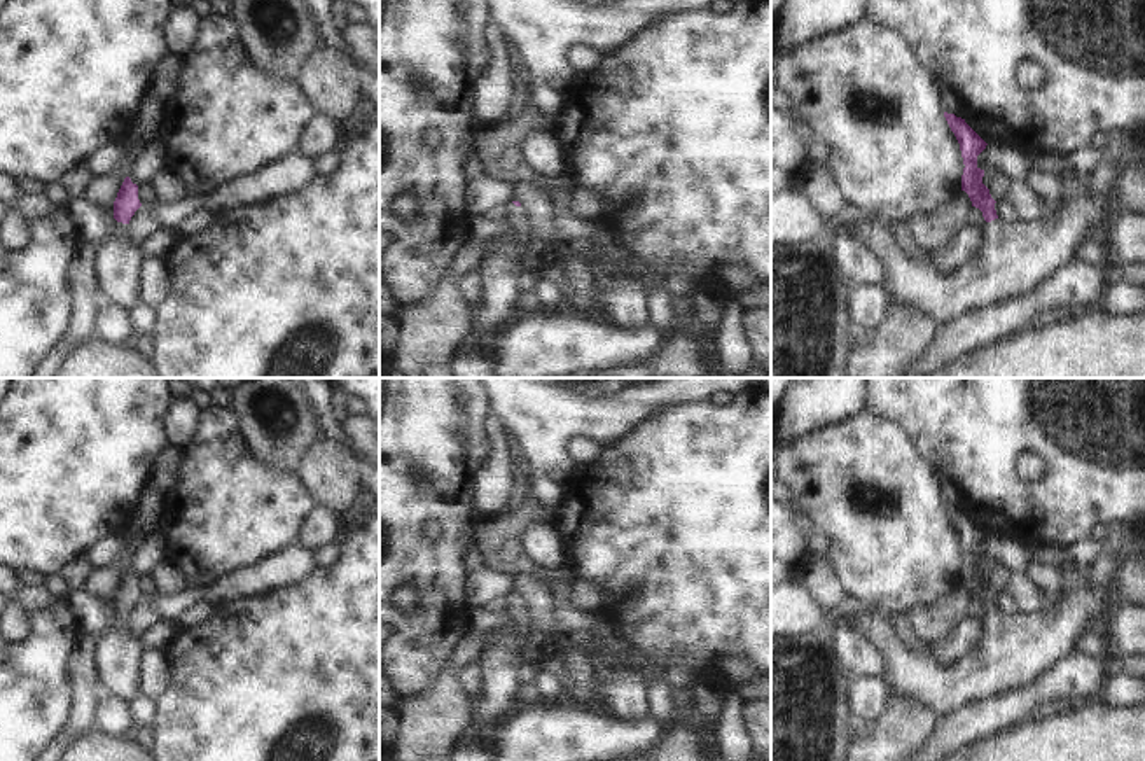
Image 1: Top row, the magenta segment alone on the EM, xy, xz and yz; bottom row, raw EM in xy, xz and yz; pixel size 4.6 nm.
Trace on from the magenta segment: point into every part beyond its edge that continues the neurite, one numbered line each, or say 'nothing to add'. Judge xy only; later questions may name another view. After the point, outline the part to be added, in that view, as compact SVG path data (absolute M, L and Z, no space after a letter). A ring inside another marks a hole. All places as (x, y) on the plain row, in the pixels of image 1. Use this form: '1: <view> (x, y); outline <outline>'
1: xy (116, 655); outline M117 614L114 626L96 639L93 661L100 689L105 695L131 702L138 695L138 656L143 649L140 639Z

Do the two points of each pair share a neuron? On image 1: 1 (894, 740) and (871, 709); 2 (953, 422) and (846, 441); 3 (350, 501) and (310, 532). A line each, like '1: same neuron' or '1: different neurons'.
1: different neurons
2: different neurons
3: different neurons

